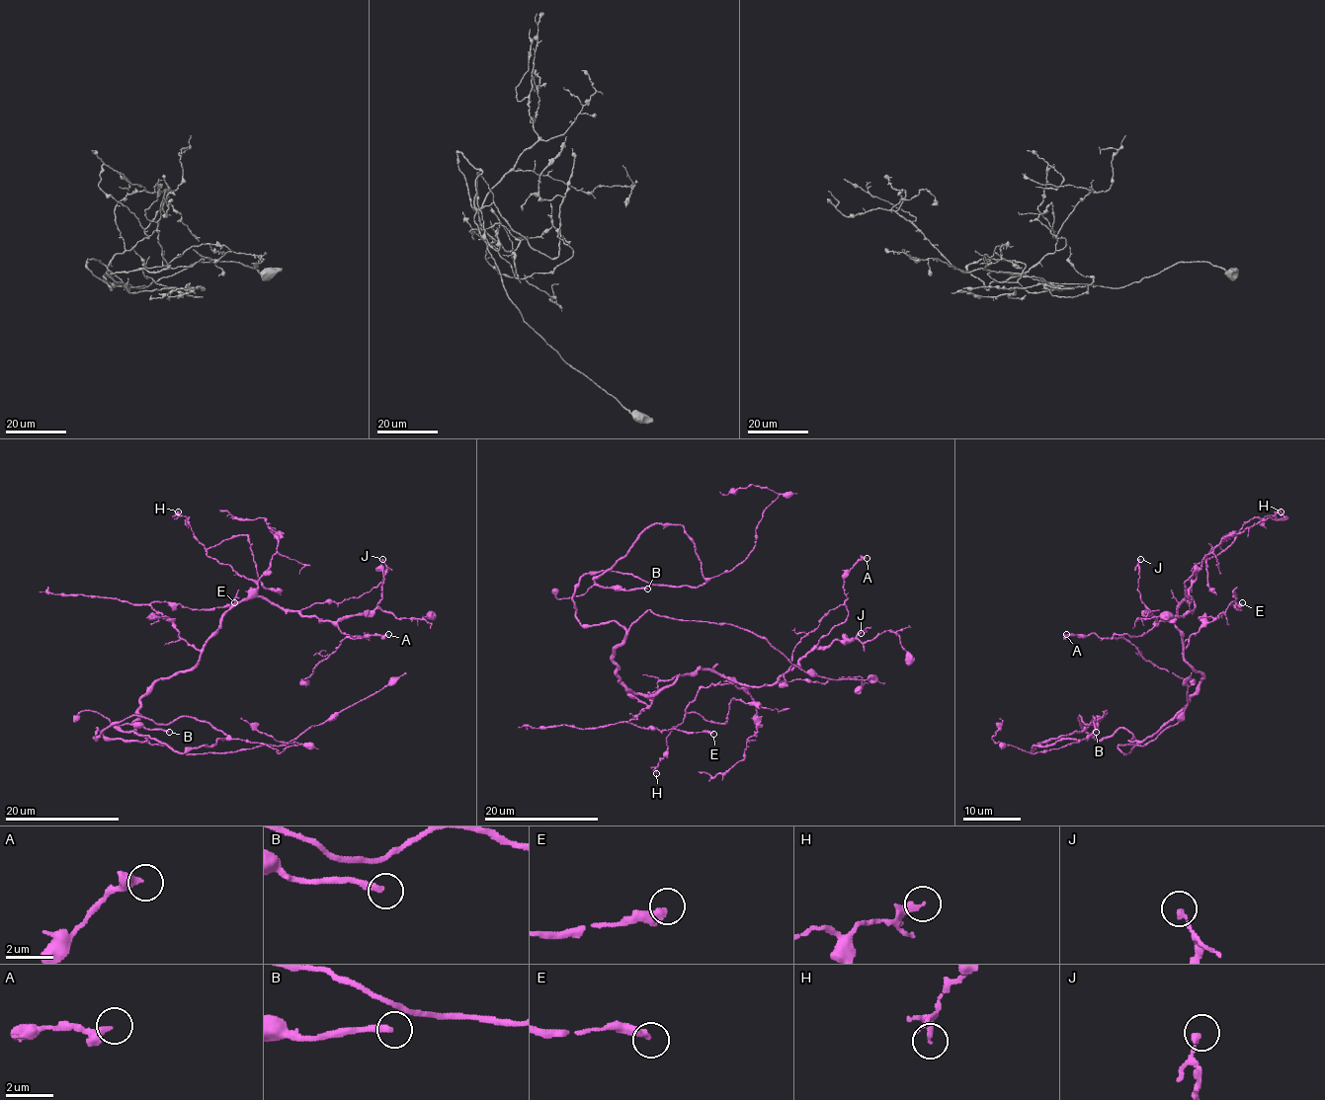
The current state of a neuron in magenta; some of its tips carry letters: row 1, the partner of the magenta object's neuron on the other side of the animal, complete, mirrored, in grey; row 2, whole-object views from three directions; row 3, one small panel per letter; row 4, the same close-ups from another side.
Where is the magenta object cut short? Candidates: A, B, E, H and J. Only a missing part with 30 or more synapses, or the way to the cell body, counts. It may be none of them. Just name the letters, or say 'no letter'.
B

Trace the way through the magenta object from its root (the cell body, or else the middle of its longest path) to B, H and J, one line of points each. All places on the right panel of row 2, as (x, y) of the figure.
B: (1168, 722), (1134, 742), (1121, 727), (1095, 741), (1082, 726), (1095, 725), (1096, 732)
H: (1168, 722), (1203, 677), (1185, 659), (1183, 636), (1175, 626), (1192, 569), (1220, 554), (1252, 518), (1281, 511)
J: (1168, 722), (1203, 677), (1175, 626), (1176, 608), (1195, 604), (1170, 620), (1149, 615), (1140, 559)

